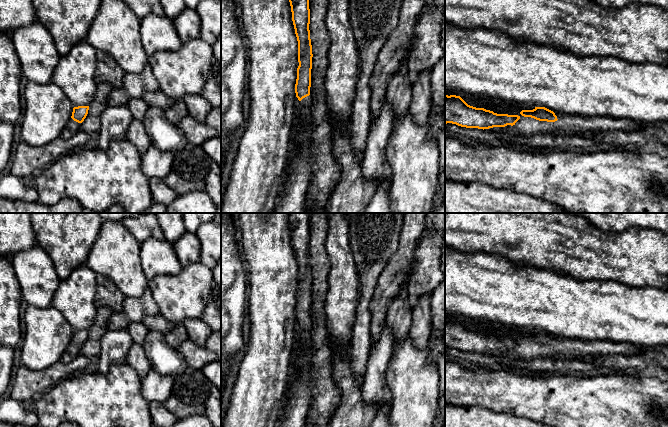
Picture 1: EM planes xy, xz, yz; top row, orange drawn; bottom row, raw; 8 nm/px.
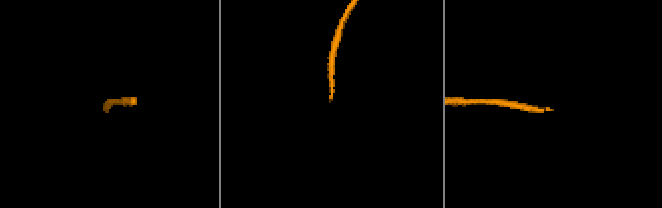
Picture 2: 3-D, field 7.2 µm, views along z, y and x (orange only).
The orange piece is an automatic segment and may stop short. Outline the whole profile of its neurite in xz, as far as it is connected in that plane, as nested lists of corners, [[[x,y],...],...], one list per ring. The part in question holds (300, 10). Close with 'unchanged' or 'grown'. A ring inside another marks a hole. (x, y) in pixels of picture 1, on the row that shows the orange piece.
[[[289,0],[292,12],[292,21],[298,41],[297,79],[295,84],[295,121],[291,132],[289,158],[294,151],[294,134],[299,123],[307,123],[311,119],[310,95],[312,45],[310,39],[310,9],[309,0]]] | grown

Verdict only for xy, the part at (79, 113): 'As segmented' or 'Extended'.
Extended

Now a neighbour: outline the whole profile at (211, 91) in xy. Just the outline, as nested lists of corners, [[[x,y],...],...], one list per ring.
[[[213,59],[211,68],[201,95],[210,103],[212,108],[221,107],[221,62]]]

